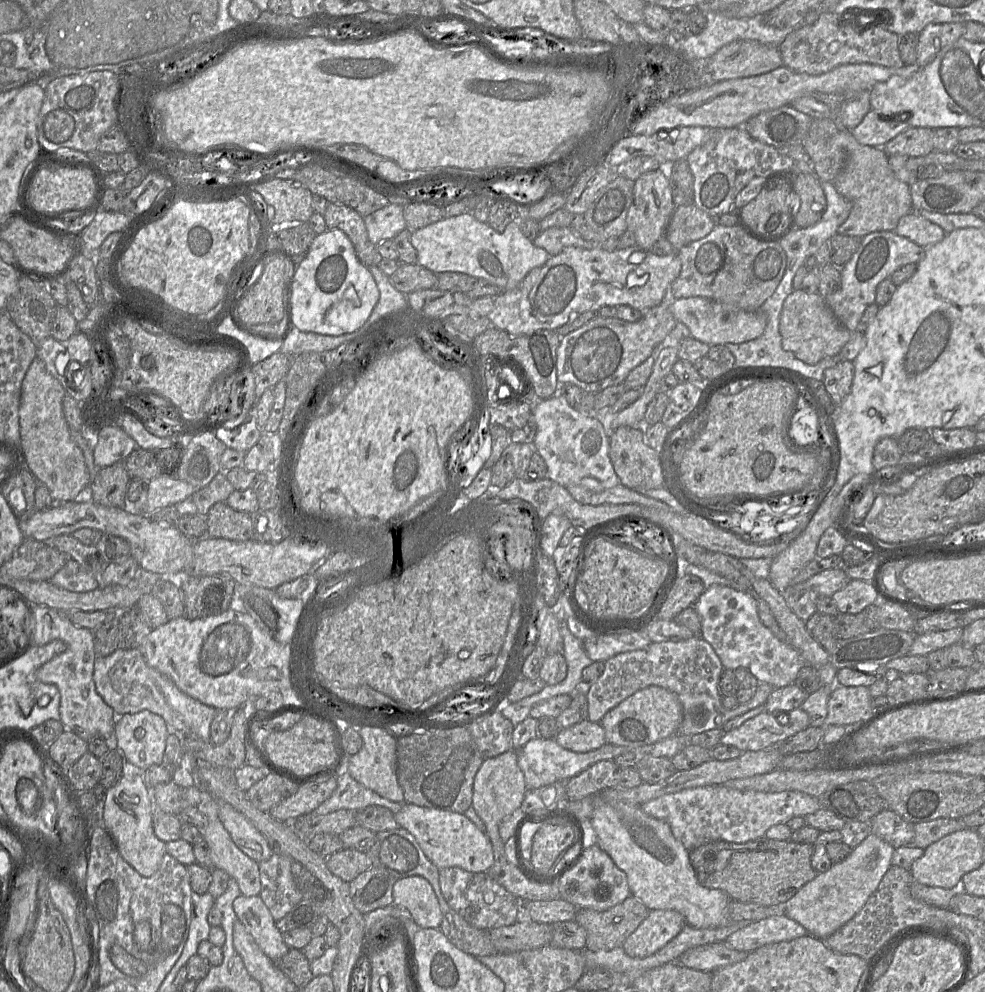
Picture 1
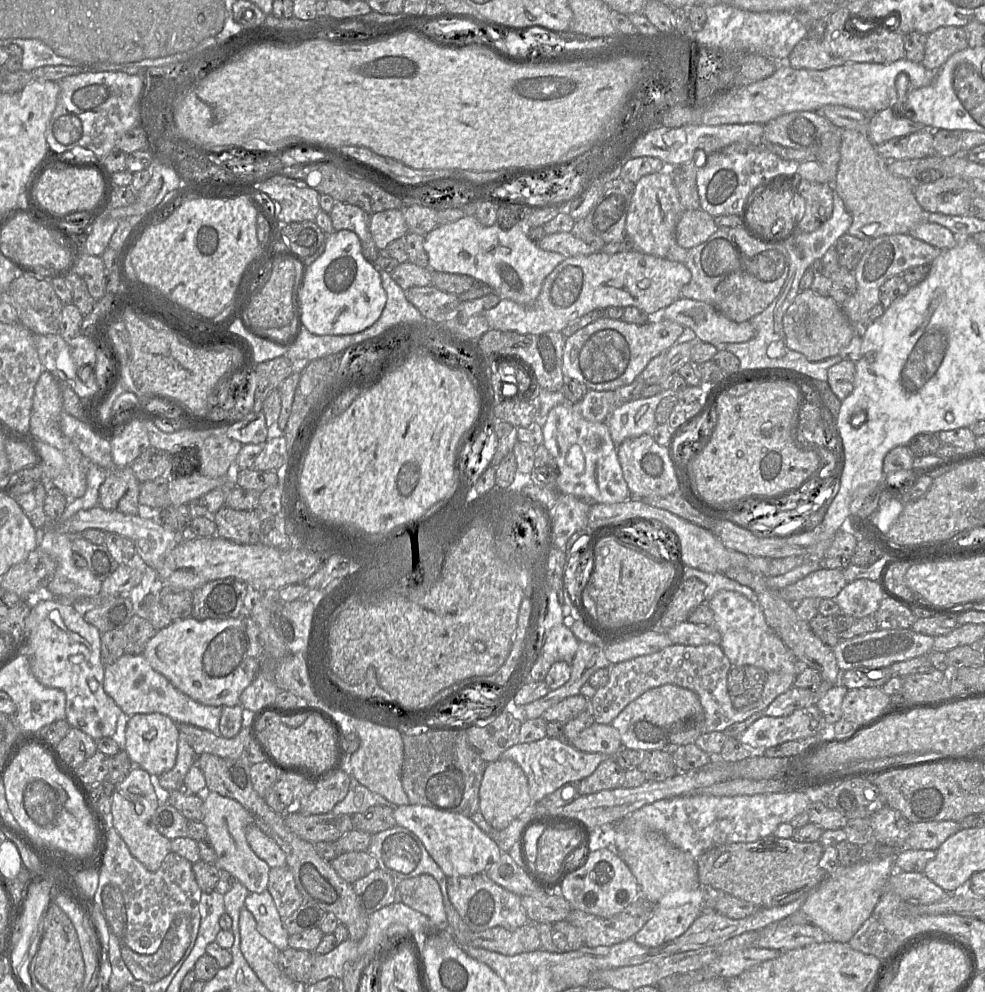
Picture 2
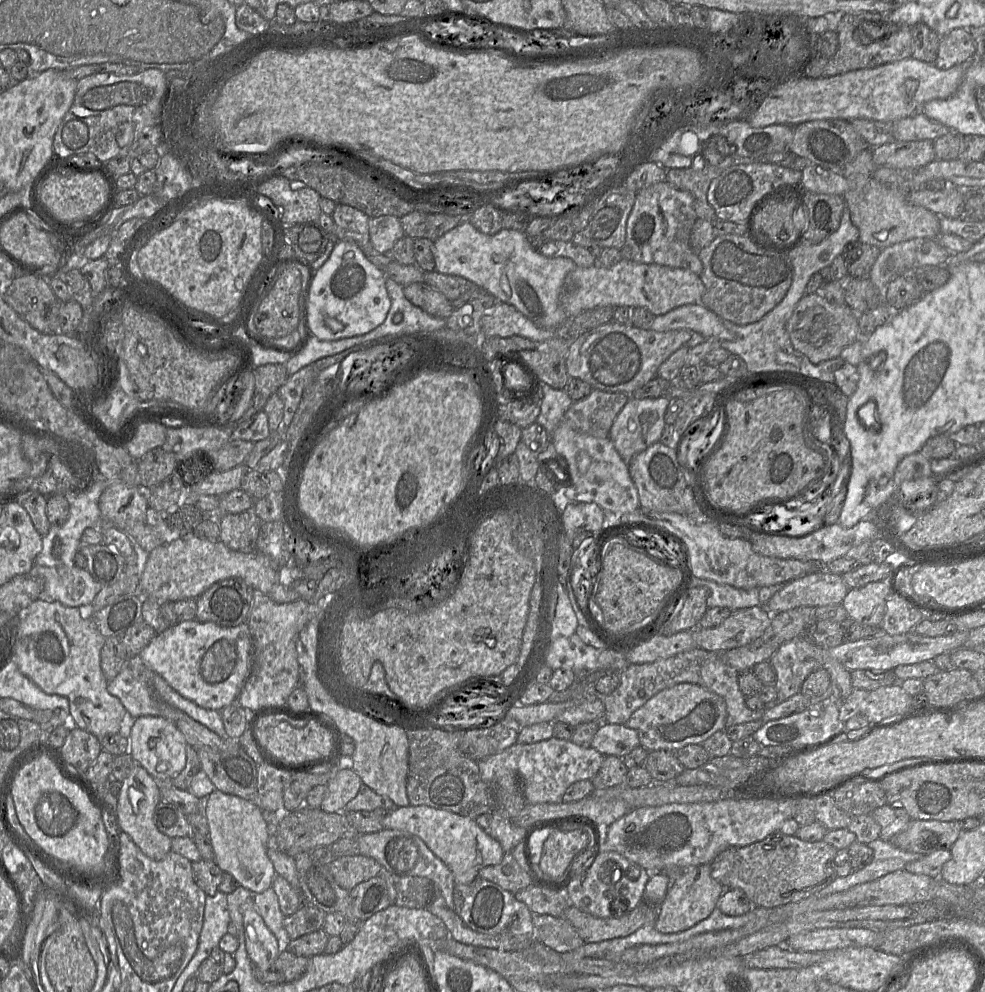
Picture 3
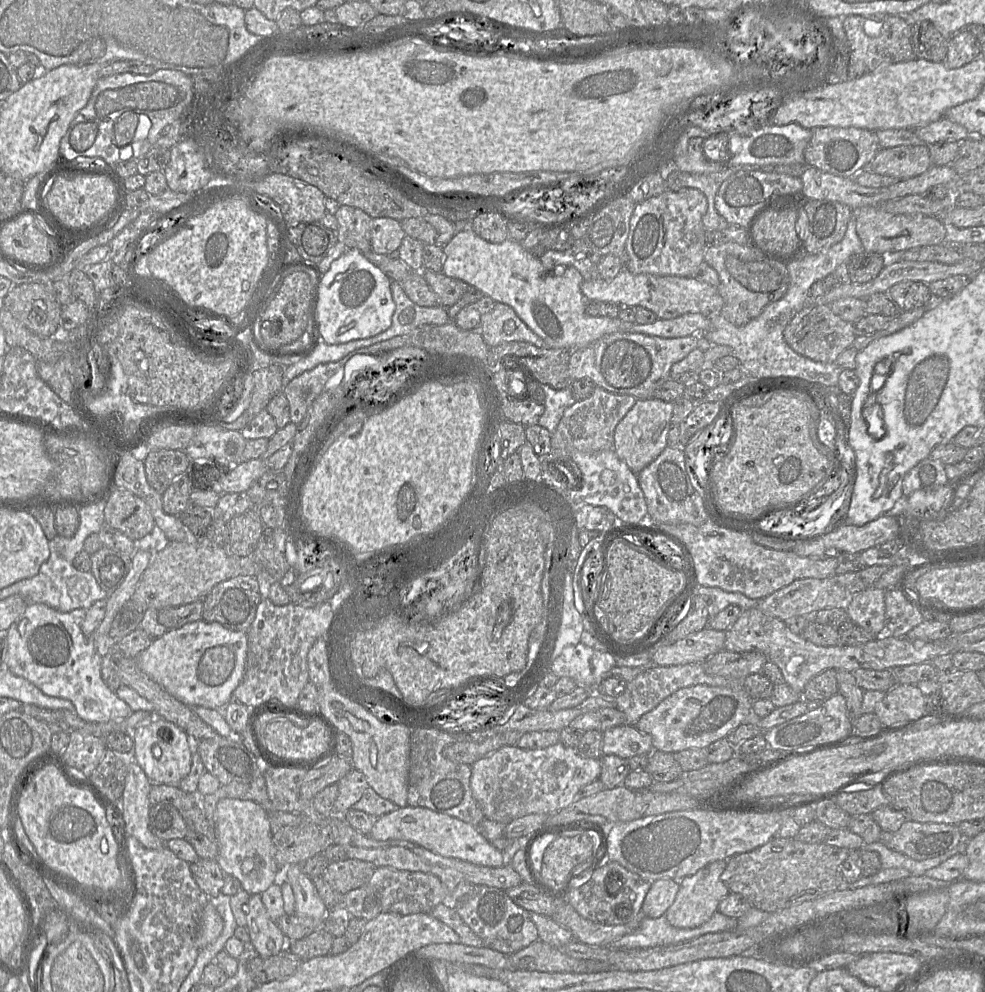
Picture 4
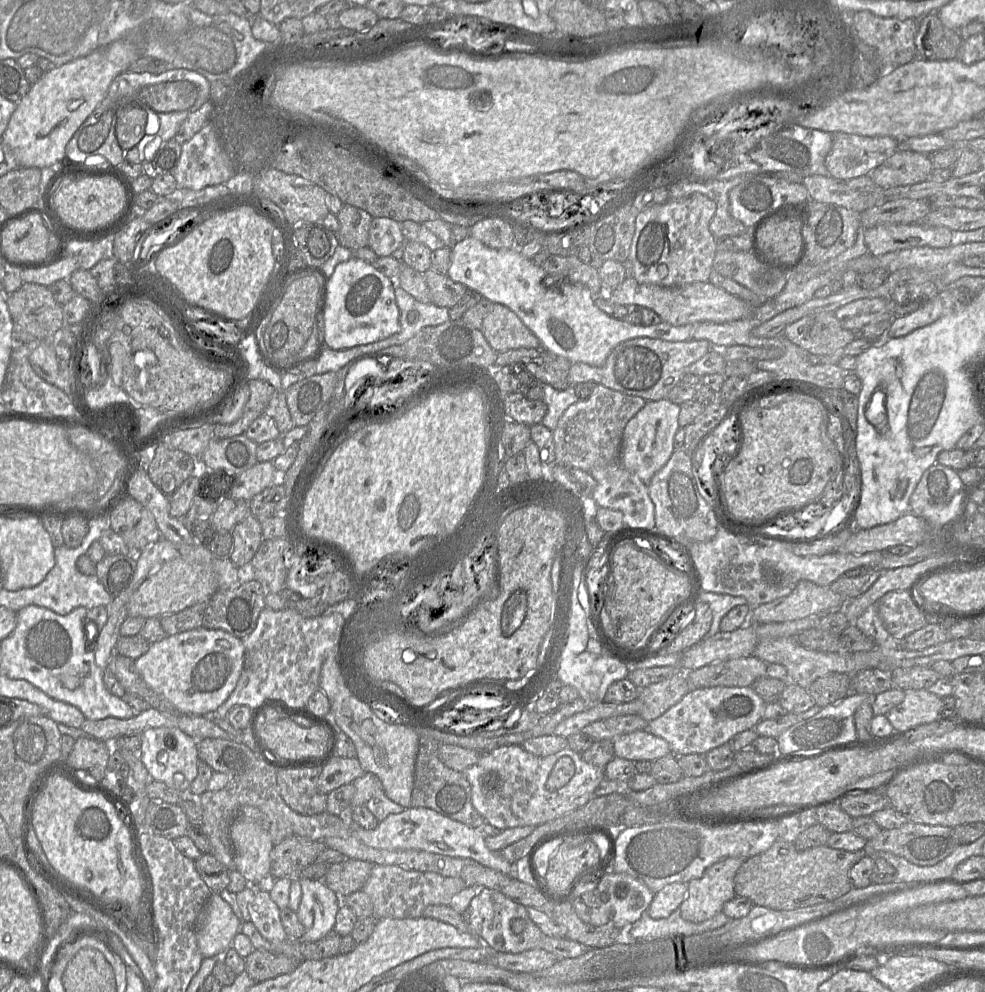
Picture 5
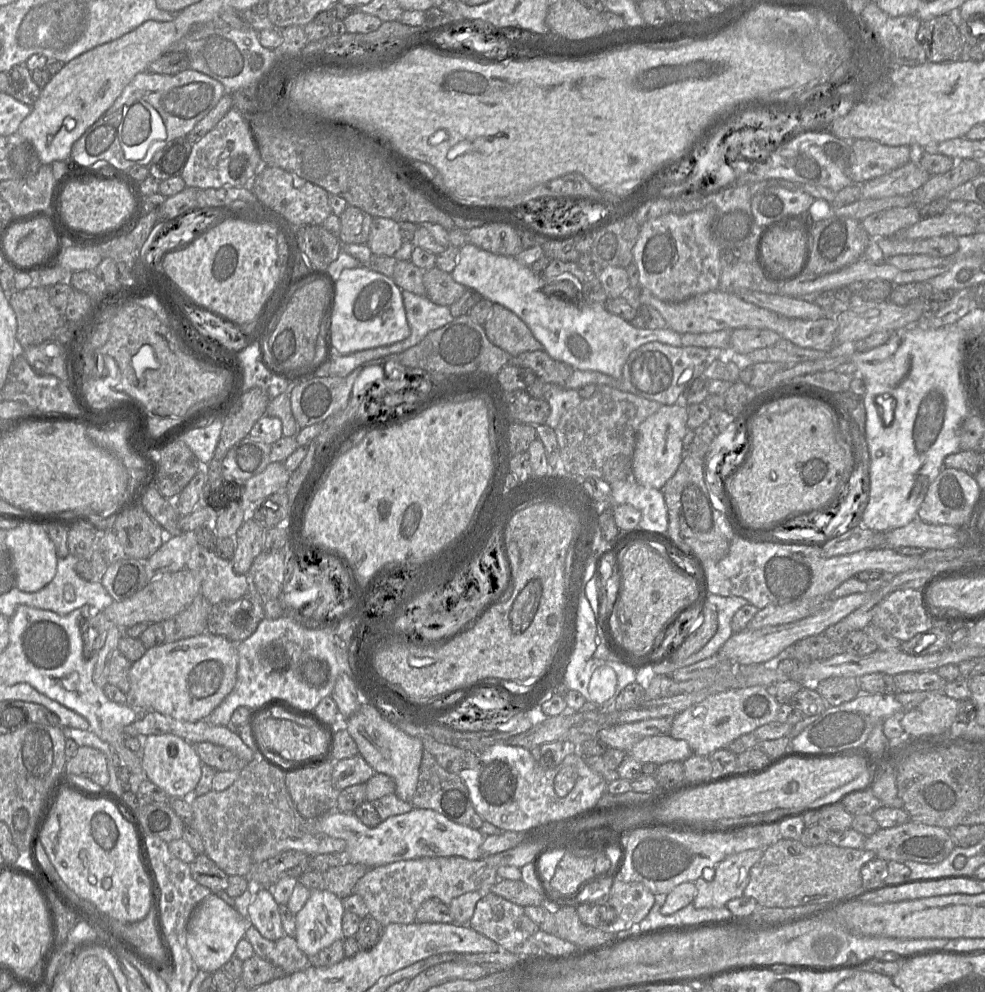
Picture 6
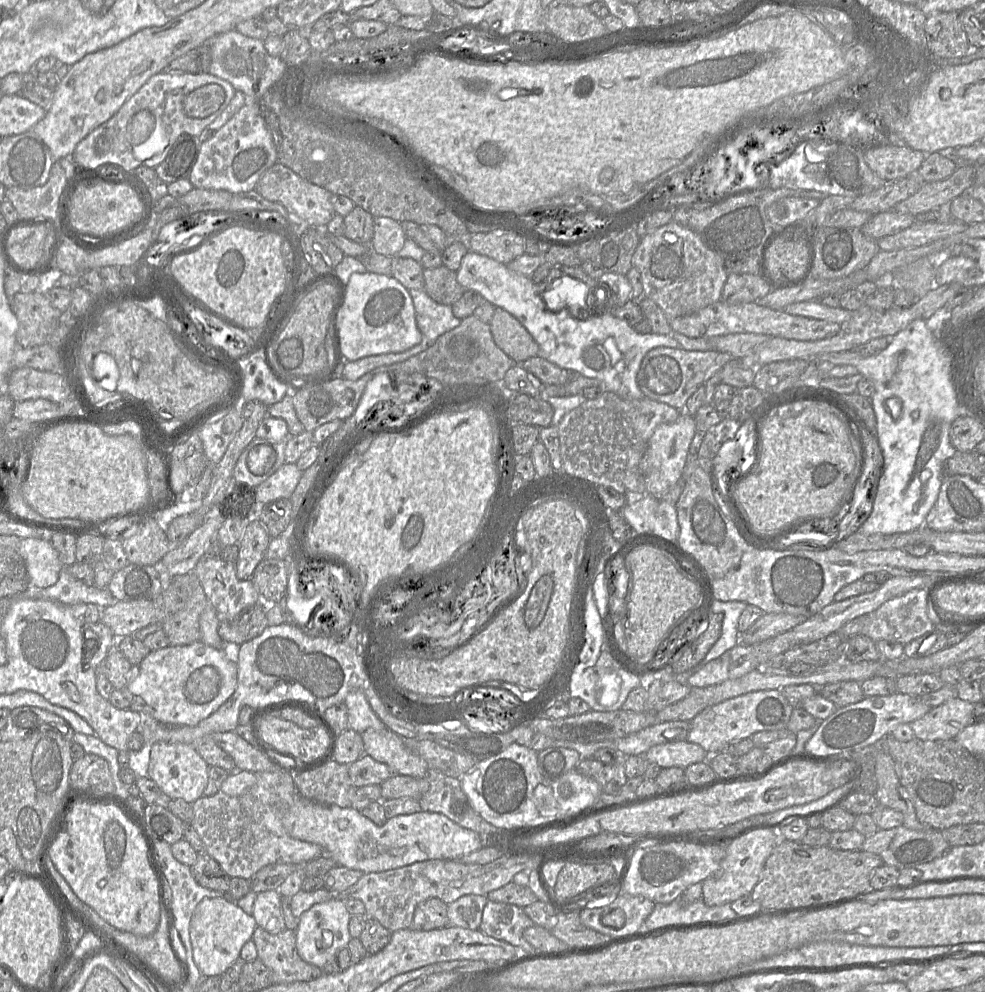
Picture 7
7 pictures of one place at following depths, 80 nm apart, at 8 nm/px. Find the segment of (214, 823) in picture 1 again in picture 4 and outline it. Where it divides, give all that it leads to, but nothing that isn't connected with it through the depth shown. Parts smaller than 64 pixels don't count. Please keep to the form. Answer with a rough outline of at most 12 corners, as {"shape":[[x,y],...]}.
{"shape":[[218,801],[216,862],[250,895],[279,870],[268,813]]}

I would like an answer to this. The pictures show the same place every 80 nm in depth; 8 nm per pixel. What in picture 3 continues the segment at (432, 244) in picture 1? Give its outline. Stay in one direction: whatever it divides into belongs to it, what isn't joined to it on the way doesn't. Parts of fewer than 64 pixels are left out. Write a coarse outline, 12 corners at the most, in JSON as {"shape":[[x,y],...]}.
{"shape":[[468,220],[433,242],[435,270],[565,335],[569,258]]}

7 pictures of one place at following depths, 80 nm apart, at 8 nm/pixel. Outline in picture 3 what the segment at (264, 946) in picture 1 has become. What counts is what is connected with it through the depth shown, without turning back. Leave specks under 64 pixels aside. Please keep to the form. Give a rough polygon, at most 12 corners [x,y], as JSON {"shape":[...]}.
{"shape":[[275,891],[254,894],[258,913],[279,942],[279,953],[290,938]]}

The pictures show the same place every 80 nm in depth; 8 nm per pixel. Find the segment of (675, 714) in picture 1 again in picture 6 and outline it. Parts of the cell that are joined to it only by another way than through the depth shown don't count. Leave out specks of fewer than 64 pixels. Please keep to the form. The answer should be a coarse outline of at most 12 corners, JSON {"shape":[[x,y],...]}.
{"shape":[[763,686],[708,696],[672,718],[669,735],[709,757],[777,721]]}

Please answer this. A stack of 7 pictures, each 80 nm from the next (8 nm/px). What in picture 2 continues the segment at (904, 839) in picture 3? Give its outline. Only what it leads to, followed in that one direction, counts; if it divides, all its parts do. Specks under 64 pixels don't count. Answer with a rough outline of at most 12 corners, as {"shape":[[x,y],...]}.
{"shape":[[956,821],[912,824],[901,849],[936,851]]}

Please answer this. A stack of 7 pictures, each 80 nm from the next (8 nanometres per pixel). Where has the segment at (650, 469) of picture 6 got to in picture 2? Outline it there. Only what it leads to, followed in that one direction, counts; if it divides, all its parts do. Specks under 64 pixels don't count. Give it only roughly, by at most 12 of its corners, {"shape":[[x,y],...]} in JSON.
{"shape":[[666,393],[615,408],[606,423],[614,444],[652,433]]}

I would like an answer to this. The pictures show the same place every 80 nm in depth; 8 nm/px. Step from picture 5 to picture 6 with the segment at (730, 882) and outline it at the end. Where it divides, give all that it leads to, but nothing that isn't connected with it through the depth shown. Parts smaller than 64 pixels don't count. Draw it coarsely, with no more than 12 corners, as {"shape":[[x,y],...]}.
{"shape":[[764,849],[732,854],[694,883],[697,909],[742,897]]}

